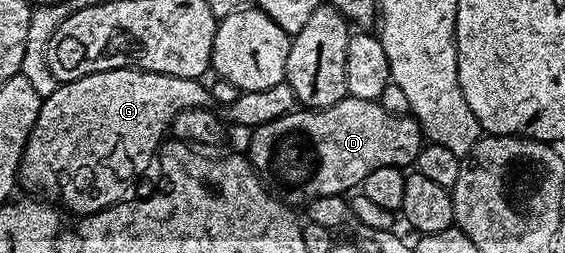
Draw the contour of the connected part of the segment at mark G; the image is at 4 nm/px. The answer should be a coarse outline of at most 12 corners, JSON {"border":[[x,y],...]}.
{"border":[[132,68],[43,99],[20,181],[116,206],[204,81]]}

